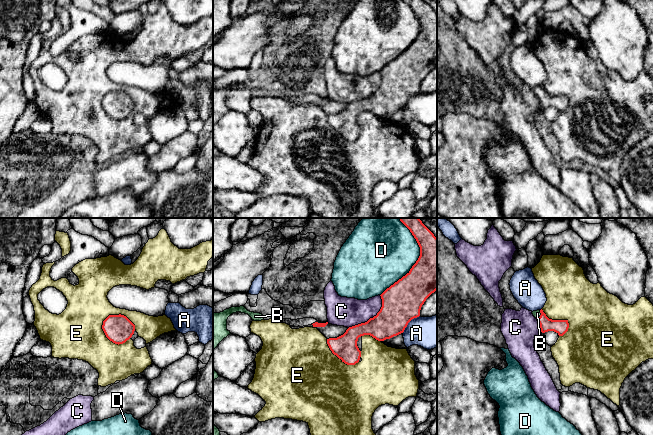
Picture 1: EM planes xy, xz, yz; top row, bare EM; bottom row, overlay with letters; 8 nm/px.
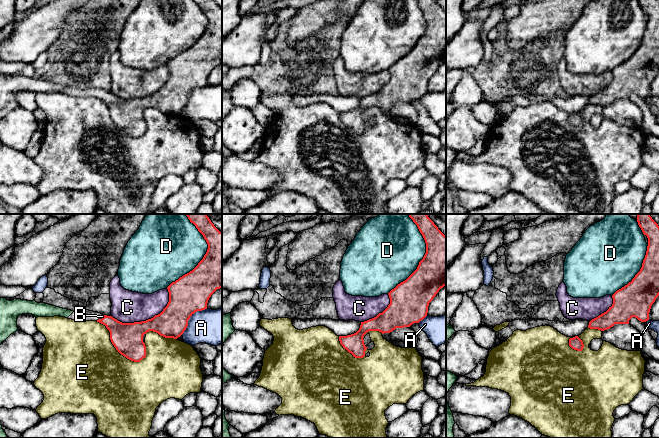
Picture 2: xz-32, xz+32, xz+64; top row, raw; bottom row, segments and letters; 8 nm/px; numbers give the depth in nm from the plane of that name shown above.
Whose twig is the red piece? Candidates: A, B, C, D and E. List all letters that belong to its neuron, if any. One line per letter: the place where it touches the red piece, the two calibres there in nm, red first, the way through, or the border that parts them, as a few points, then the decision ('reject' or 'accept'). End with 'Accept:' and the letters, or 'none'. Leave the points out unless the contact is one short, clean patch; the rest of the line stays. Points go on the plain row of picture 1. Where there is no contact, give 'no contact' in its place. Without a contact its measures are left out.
A: xz (409, 97) | 320/260 nm | reject
B: yz (541, 90) | 110/50 nm | across yz (561, 103), (550, 101), (541, 90), (537, 89) | accept
C: xz (371, 94) | 280/240 nm | reject
D: xz (416, 38) | 340/460 nm | reject
E: xy (115, 91) | 220/340 nm | reject
Accept: B

